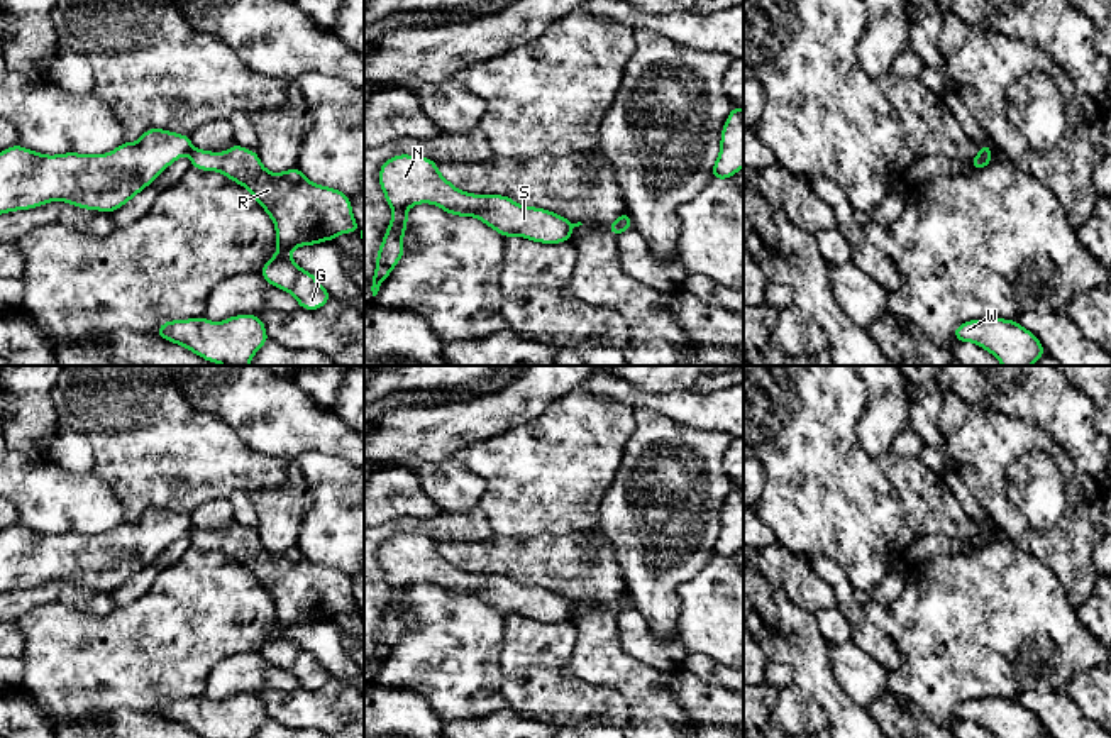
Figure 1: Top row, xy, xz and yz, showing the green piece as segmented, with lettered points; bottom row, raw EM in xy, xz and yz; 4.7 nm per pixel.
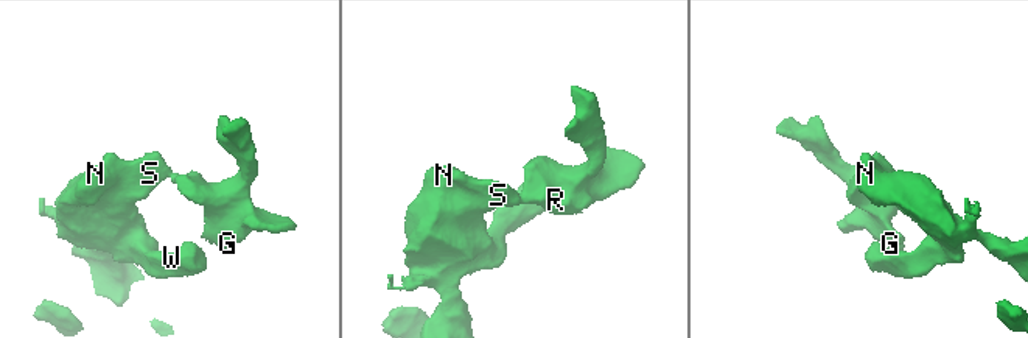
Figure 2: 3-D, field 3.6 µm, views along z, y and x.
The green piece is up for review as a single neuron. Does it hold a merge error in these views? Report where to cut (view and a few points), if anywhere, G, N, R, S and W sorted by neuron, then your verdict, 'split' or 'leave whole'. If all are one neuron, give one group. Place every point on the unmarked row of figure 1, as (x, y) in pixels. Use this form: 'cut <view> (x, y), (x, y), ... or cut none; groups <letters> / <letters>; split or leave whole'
cut xy (192, 527), (188, 532); groups G R / N S W; split

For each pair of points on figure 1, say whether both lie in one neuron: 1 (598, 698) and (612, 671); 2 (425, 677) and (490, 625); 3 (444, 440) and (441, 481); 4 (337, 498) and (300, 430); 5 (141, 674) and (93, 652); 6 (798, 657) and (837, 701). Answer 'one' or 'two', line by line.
1: two
2: one
3: two
4: two
5: one
6: one

